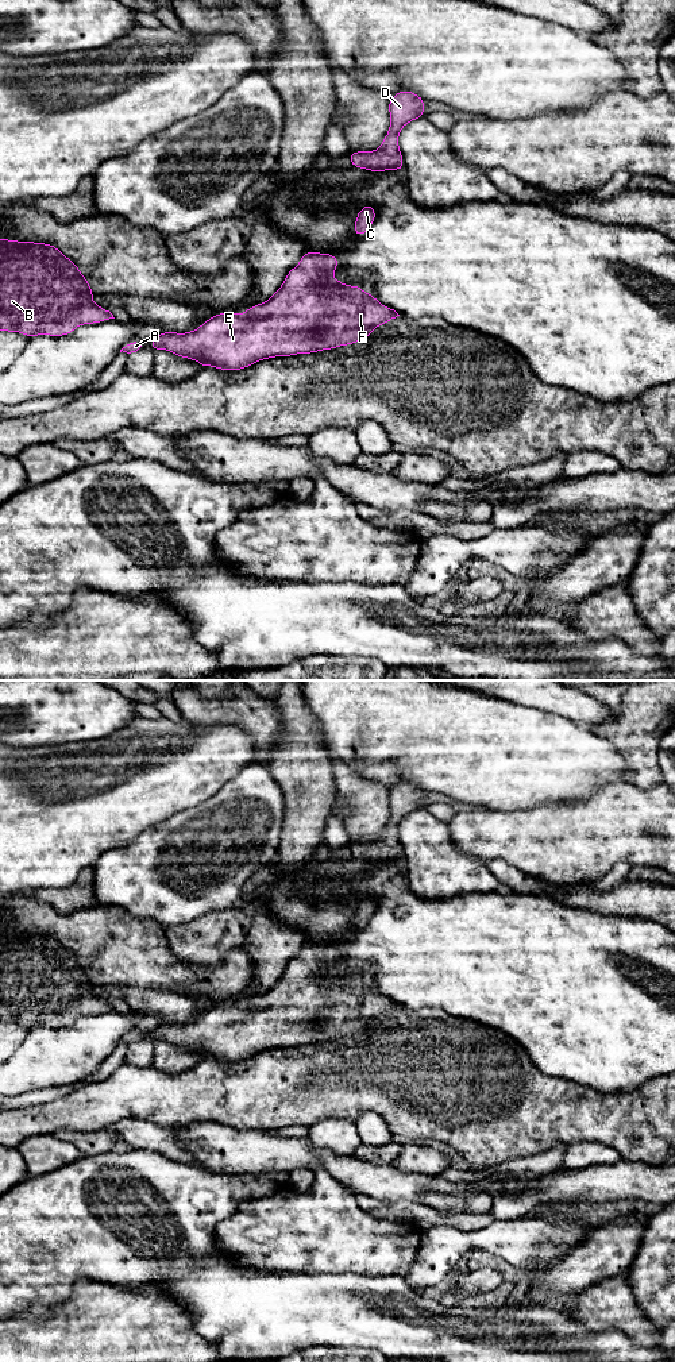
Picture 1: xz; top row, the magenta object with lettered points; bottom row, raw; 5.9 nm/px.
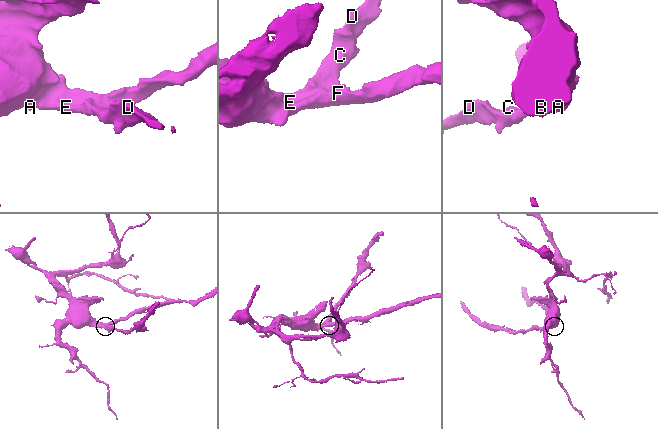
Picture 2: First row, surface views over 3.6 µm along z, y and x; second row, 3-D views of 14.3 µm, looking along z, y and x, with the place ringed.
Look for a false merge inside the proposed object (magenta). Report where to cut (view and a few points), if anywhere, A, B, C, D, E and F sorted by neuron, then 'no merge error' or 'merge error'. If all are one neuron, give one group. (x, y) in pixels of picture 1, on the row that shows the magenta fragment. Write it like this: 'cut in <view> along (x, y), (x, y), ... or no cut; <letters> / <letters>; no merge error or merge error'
no cut; A B C D E F; no merge error

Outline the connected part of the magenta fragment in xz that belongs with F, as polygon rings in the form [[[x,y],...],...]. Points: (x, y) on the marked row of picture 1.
[[[306,251],[266,302],[256,304],[242,315],[221,312],[192,332],[159,332],[150,347],[153,351],[167,350],[181,358],[197,360],[201,367],[243,370],[262,359],[312,354],[358,343],[381,324],[400,316],[358,285],[342,283],[333,275],[338,266],[339,261],[332,254]]]

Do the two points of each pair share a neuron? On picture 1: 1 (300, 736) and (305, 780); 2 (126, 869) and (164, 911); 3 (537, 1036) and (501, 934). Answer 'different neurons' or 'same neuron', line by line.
1: same neuron
2: same neuron
3: same neuron

